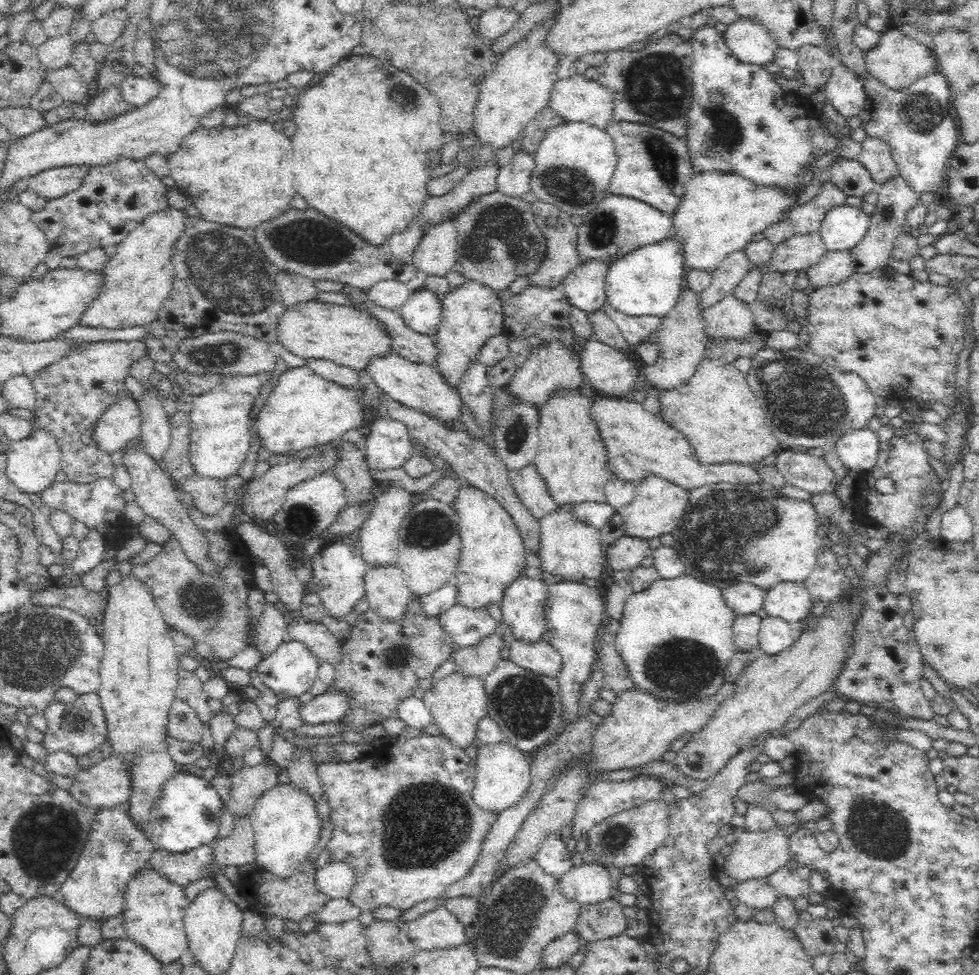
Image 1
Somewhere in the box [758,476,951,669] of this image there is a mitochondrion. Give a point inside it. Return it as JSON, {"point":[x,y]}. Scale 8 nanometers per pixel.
{"point":[875,638]}

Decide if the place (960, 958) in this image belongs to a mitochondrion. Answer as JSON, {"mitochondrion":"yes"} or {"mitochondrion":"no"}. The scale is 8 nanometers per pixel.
{"mitochondrion":"no"}

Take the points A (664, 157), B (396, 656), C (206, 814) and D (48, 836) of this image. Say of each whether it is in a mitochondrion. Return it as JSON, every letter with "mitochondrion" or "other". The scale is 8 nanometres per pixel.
{"A":"mitochondrion","B":"mitochondrion","C":"mitochondrion","D":"mitochondrion"}

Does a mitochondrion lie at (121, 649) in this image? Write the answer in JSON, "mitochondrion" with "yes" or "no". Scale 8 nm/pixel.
{"mitochondrion":"no"}

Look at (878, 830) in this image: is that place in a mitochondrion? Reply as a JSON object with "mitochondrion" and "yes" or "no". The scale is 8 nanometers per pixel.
{"mitochondrion":"yes"}

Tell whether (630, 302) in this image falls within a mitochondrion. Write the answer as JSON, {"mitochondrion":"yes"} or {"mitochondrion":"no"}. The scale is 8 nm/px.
{"mitochondrion":"no"}

